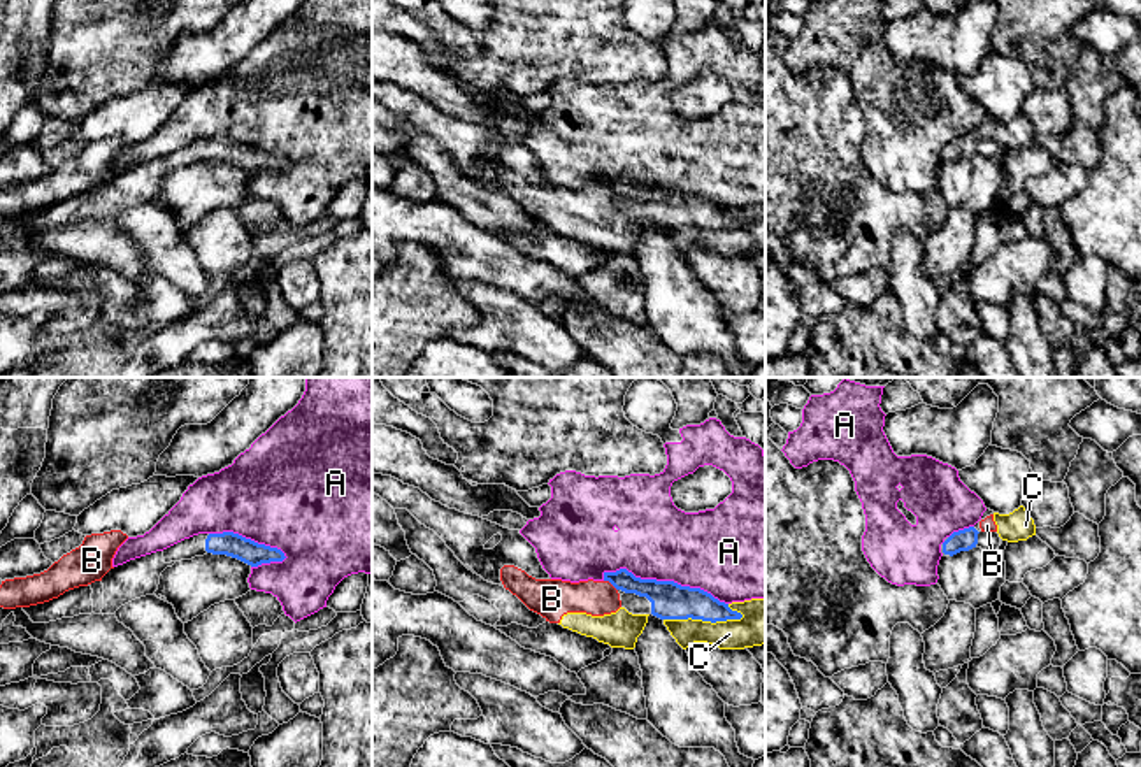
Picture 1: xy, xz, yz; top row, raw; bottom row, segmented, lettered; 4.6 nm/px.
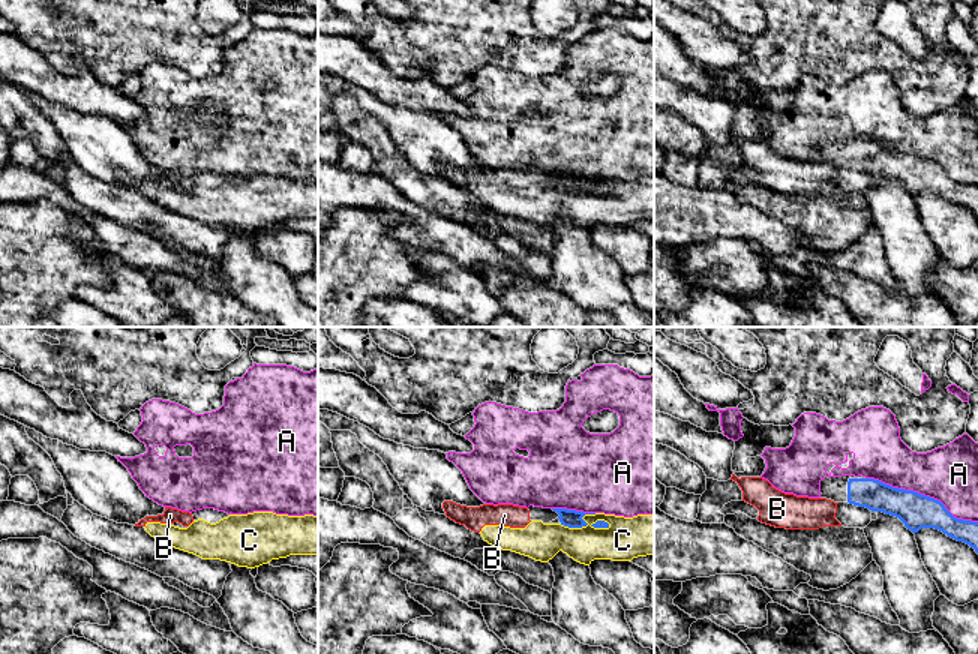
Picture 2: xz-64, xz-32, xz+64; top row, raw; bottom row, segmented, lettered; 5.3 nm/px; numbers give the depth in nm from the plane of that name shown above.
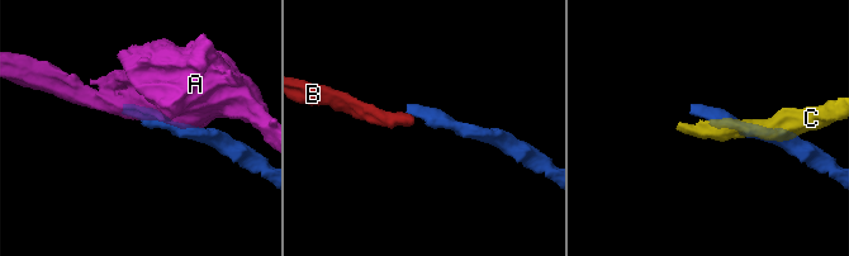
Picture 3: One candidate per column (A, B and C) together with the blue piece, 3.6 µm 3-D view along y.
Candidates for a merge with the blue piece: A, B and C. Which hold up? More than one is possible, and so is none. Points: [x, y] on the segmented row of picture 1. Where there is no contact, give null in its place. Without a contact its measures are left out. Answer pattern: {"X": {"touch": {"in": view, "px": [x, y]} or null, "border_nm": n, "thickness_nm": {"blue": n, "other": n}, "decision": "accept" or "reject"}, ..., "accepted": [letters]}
{"A": {"touch": {"in": "xz", "px": [666, 581]}, "border_nm": 600, "thickness_nm": {"blue": 180, "other": 360}, "decision": "reject"}, "B": {"touch": {"in": "xz", "px": [611, 583]}, "border_nm": 80, "thickness_nm": {"blue": 140, "other": 160}, "decision": "reject"}, "C": {"touch": {"in": "xz", "px": [703, 620]}, "border_nm": 360, "thickness_nm": {"blue": 180, "other": 160}, "decision": "reject"}, "accepted": []}

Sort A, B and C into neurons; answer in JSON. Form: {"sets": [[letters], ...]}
{"sets": [["A"], ["B", "C"]]}

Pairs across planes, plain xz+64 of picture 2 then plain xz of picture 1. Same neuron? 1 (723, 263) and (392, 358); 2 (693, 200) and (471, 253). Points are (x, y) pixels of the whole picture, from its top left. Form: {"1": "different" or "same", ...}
{"1": "different", "2": "same"}

